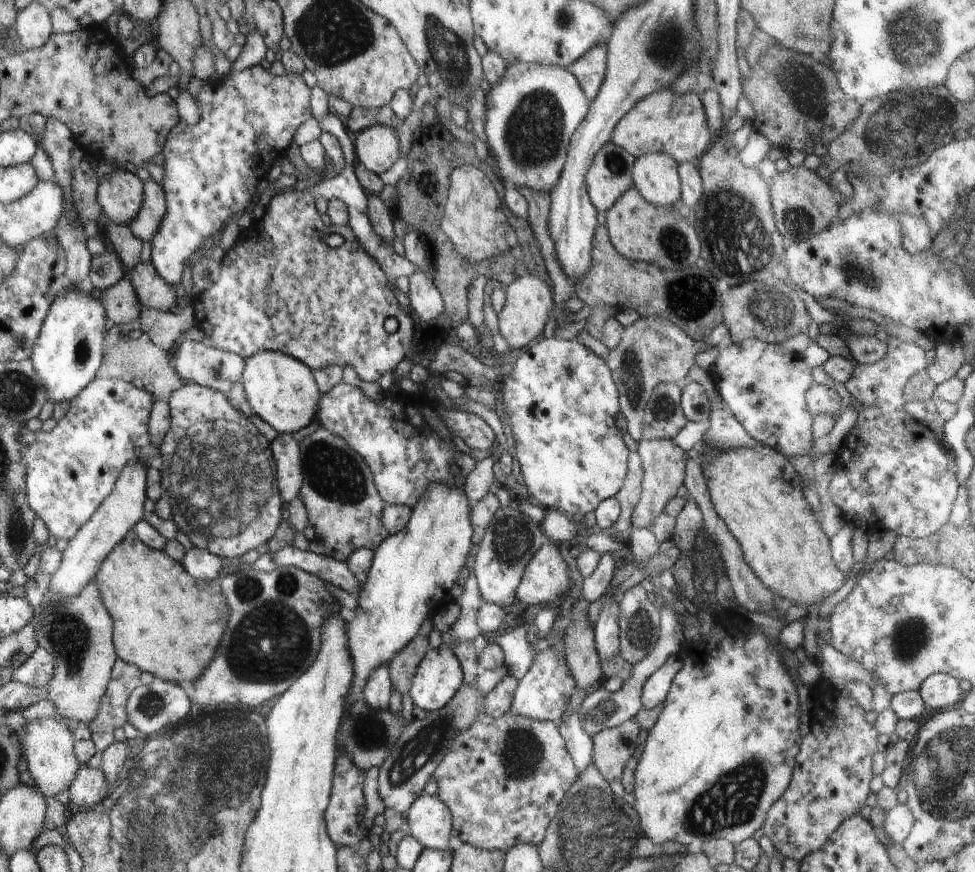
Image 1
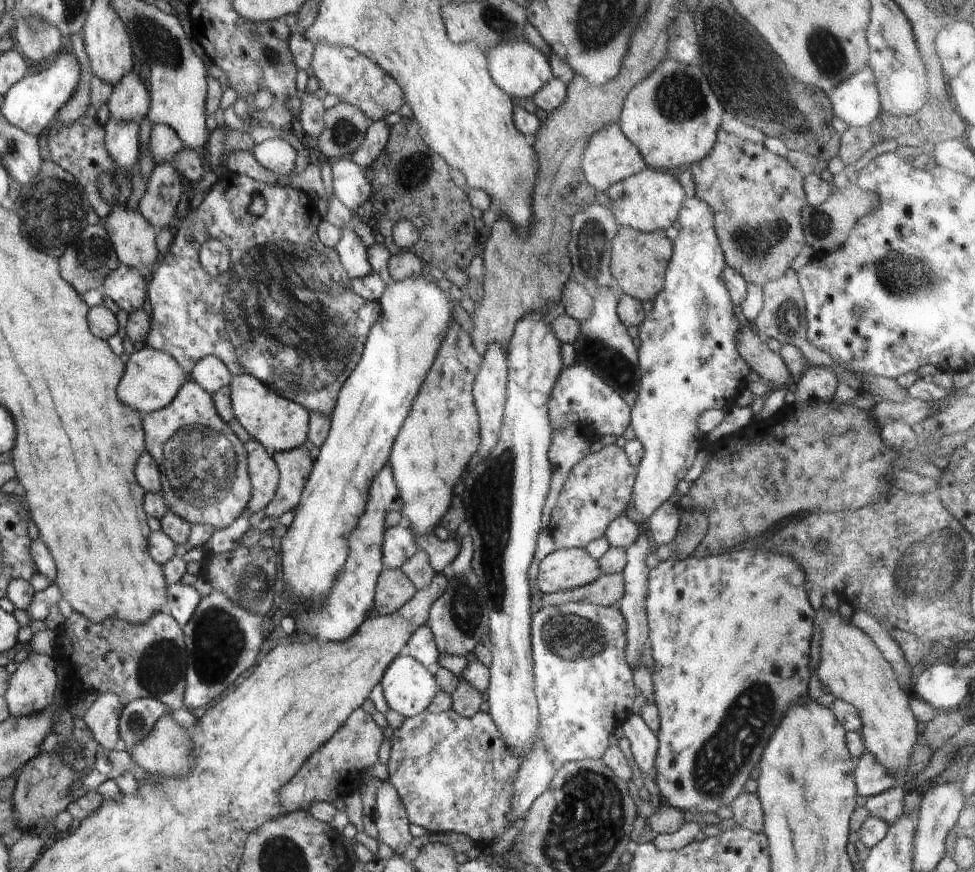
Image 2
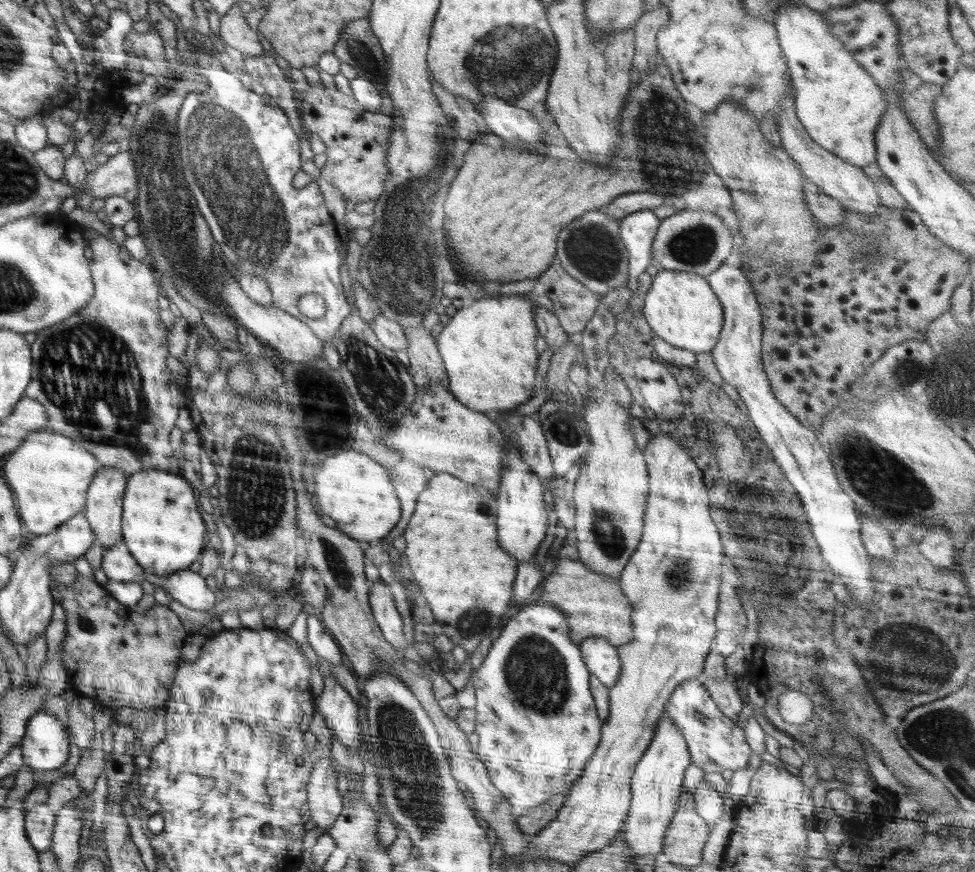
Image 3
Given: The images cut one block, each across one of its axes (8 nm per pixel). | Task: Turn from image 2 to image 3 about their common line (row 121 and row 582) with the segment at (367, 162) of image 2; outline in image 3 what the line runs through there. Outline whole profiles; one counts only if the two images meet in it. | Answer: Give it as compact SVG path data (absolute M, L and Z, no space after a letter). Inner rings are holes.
M383 580L372 584L369 604L373 618L381 629L383 638L401 655L402 650L409 646L404 637L404 622L396 609L395 600L389 586Z

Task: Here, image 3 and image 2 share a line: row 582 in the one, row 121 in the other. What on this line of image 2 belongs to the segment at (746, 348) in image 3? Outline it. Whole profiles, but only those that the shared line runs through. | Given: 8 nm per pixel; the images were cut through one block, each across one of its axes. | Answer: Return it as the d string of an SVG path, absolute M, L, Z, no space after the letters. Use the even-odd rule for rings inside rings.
M868 65L842 82L832 92L829 102L833 117L848 126L868 127L882 116L874 72Z

